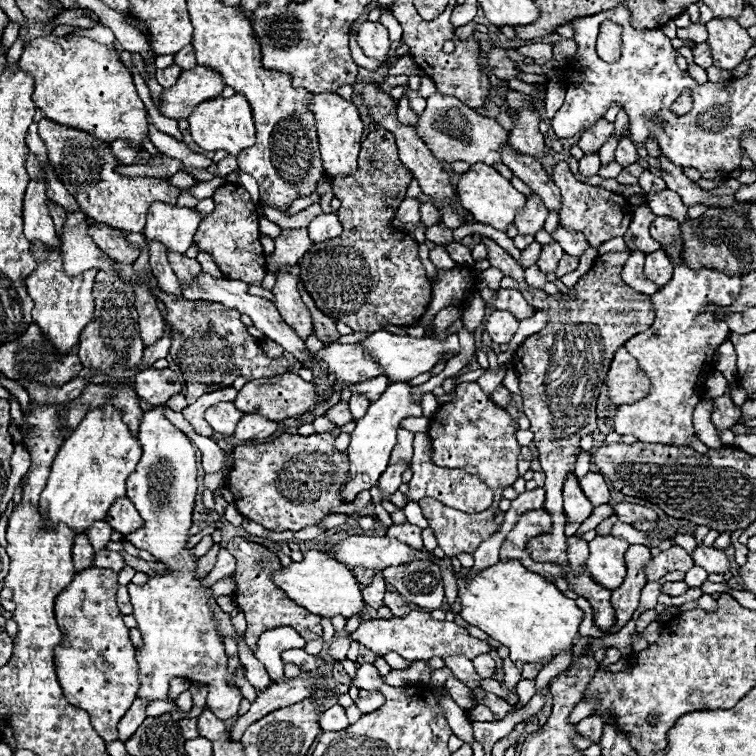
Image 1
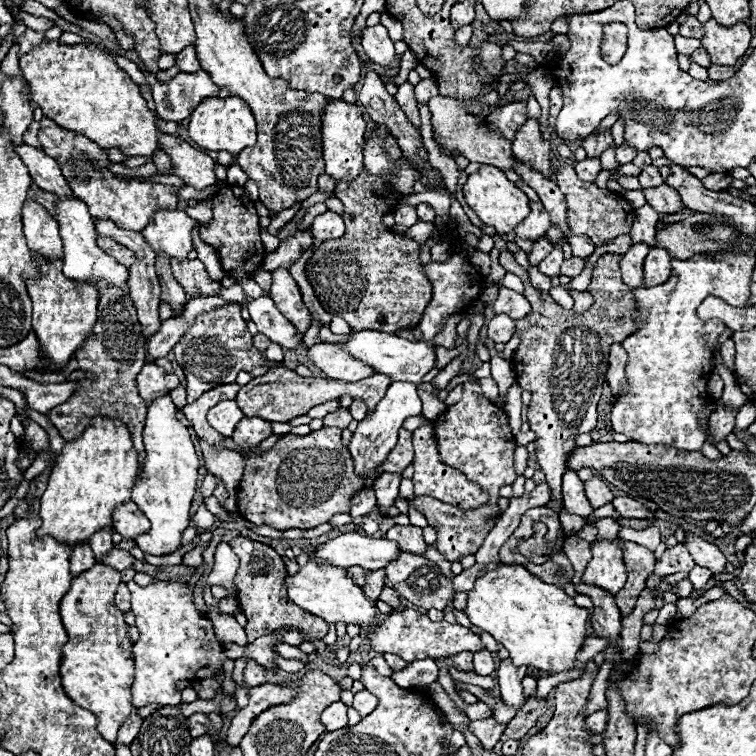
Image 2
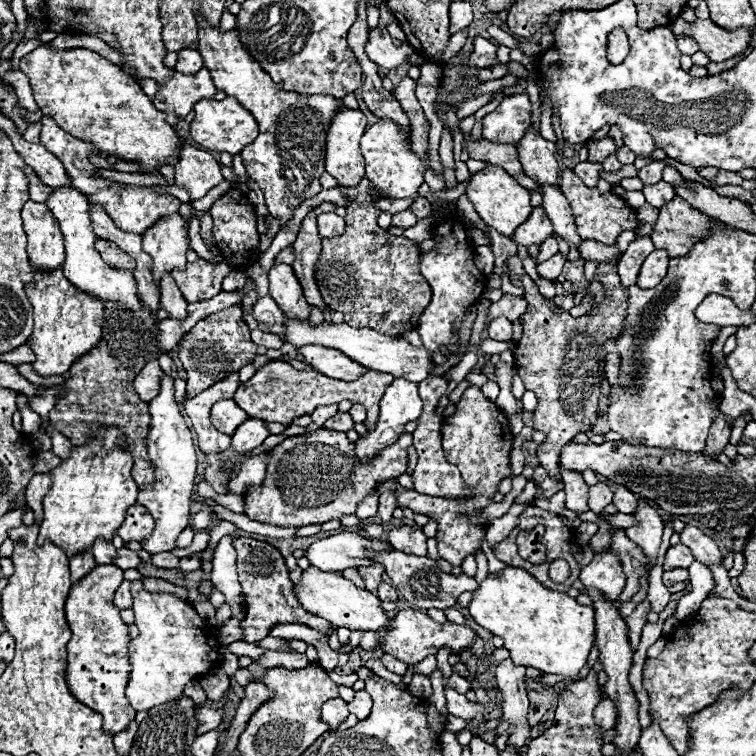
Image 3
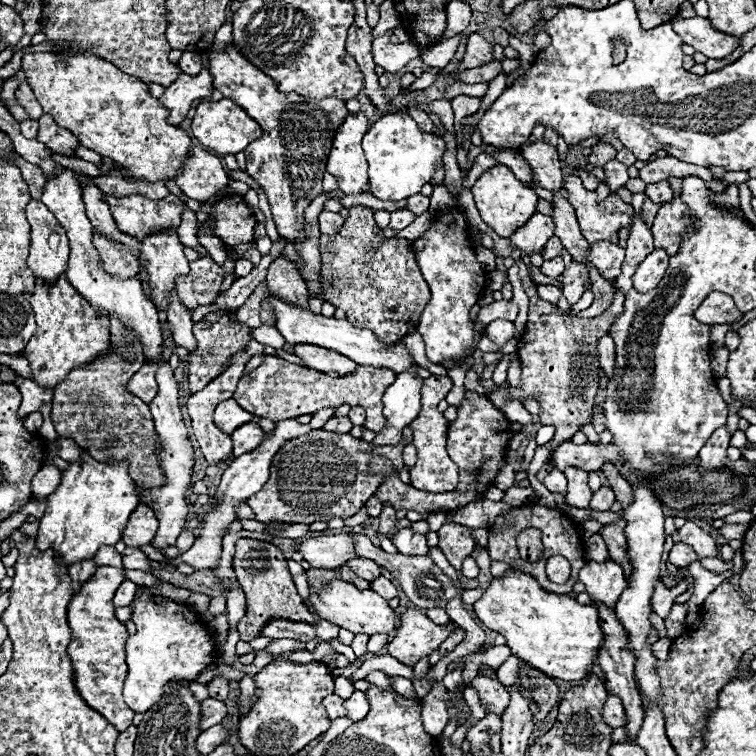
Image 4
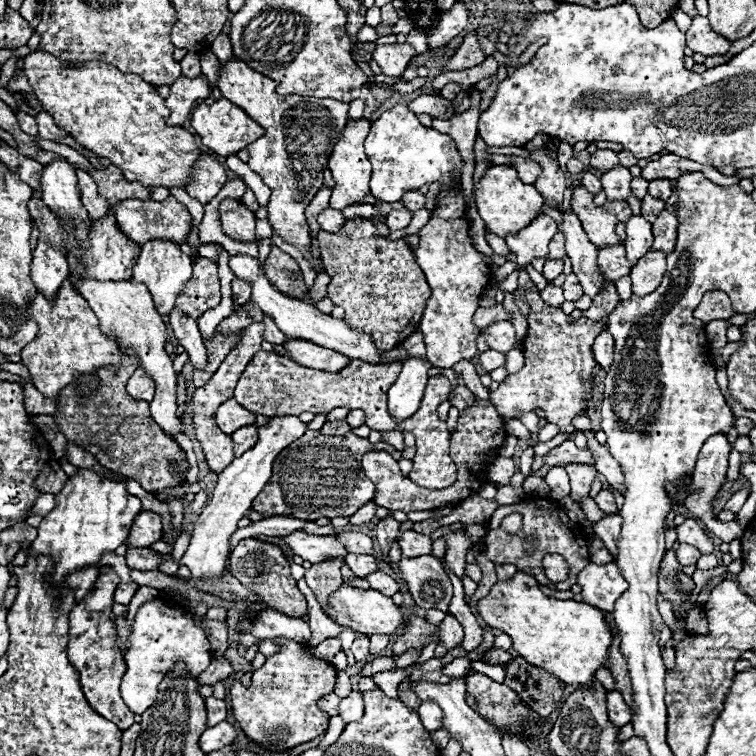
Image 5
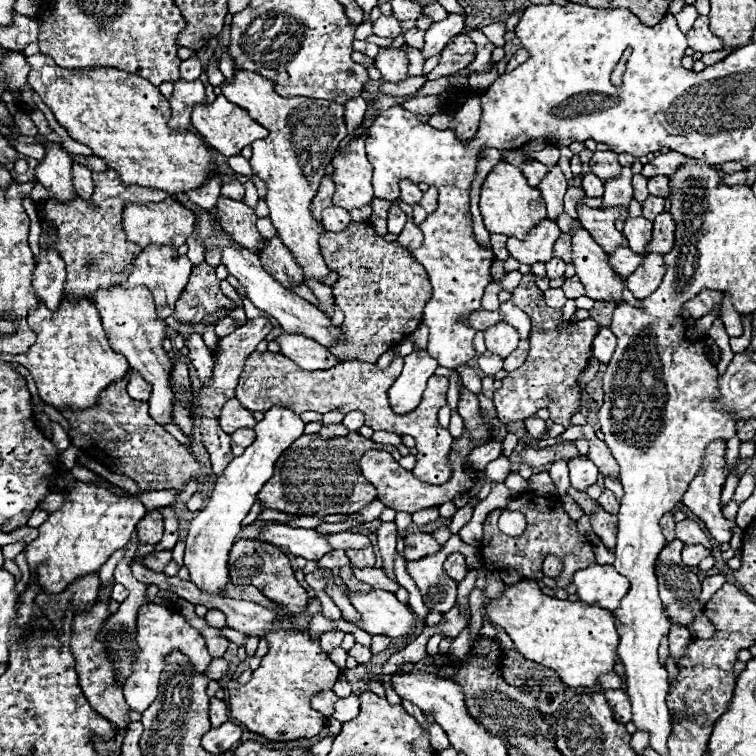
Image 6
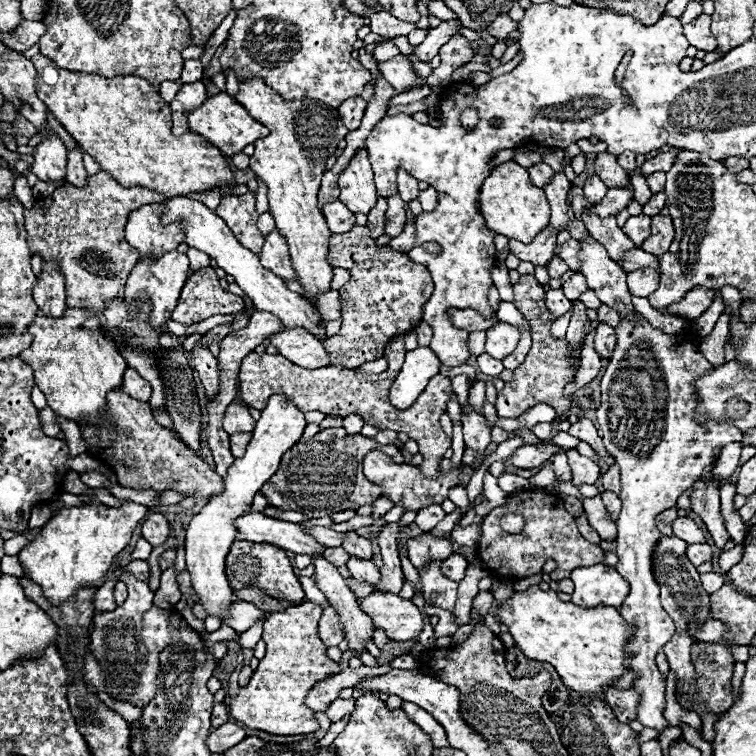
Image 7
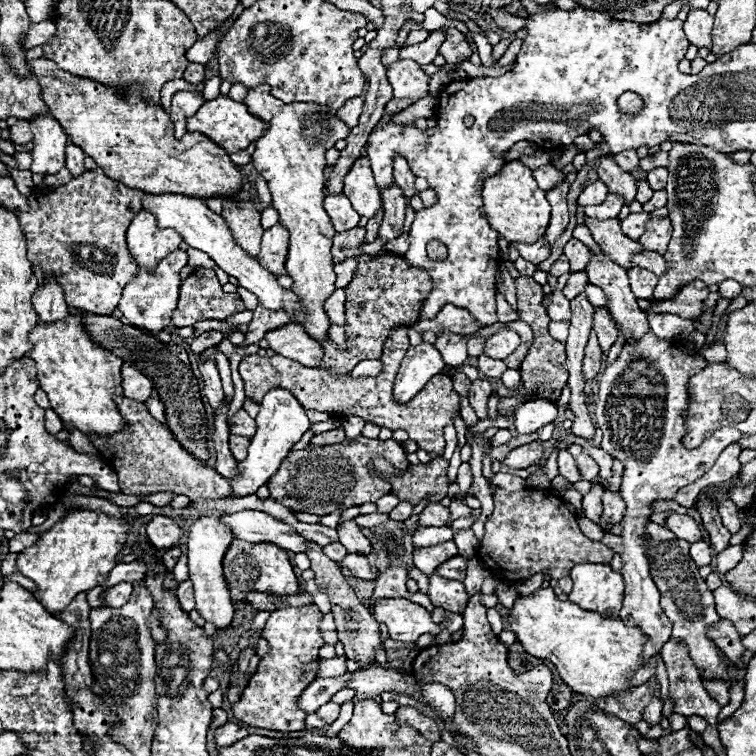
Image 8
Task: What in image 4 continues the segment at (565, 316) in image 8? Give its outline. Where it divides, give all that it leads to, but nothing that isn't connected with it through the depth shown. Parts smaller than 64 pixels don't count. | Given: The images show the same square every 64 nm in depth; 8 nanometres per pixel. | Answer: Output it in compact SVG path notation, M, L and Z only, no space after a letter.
M540 284L538 286L538 296L550 304L558 304L558 300L562 298L562 290L558 286L548 286L548 284Z

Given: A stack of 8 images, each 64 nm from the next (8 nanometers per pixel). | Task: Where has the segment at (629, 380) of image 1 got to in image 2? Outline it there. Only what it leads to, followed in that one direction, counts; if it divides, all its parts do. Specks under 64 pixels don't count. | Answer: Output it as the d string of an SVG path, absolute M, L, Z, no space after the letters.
M614 344L614 348L610 348L608 372L606 372L606 378L608 378L608 384L610 384L614 396L620 396L622 388L626 386L624 366L626 366L626 352L620 348L620 344Z

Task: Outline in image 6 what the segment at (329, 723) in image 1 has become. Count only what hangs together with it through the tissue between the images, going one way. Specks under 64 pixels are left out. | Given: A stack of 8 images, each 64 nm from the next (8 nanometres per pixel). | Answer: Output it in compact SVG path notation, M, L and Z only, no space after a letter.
M324 690L324 692L318 692L312 696L310 704L316 712L322 712L324 716L330 716L334 712L334 702L338 700L338 696L334 694L334 690Z

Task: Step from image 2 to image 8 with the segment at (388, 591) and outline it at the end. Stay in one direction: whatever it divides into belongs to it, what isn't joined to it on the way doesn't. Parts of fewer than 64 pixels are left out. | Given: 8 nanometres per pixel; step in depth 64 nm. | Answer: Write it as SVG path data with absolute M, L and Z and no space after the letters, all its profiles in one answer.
M346 554L346 558L342 558L340 566L346 566L352 576L356 578L362 578L362 580L374 580L374 572L370 570L370 564L366 560L366 556L360 556L360 554Z

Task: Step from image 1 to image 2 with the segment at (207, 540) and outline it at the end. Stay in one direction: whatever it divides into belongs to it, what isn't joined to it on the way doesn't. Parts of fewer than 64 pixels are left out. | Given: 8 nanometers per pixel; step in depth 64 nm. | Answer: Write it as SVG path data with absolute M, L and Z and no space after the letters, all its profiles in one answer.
M196 548L196 550L186 552L182 558L182 564L190 566L190 568L198 568L202 564L202 552L204 552L204 548Z

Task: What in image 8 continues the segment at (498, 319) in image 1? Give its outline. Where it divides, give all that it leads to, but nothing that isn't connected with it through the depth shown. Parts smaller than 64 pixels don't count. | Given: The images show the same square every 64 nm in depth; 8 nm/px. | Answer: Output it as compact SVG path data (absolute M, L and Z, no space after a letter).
M500 330L484 344L484 354L496 360L504 360L520 346L520 336L514 330Z

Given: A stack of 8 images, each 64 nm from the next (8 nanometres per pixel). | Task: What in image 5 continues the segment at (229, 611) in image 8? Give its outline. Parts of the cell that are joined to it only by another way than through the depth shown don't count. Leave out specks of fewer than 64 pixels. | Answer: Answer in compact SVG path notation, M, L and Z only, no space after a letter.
M274 416L268 420L270 420L268 424L258 426L260 438L254 444L254 448L246 450L240 458L234 458L232 464L228 464L224 472L218 474L214 494L204 506L198 520L194 522L188 550L180 560L175 560L179 565L188 566L192 570L192 578L196 580L218 578L224 574L228 564L228 554L230 554L230 536L238 530L238 522L244 518L246 510L252 508L252 500L270 480L274 458L278 456L278 452L282 452L282 448L286 448L286 444L292 444L307 430L306 424L300 422L298 416Z

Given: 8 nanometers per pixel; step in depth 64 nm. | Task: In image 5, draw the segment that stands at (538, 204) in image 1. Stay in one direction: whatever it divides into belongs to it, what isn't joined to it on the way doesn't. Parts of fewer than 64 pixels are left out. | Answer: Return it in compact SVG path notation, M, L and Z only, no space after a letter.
M542 214L516 236L506 236L506 244L510 252L516 256L516 262L520 266L526 266L534 258L548 256L548 244L556 232L558 232L558 224L550 216Z

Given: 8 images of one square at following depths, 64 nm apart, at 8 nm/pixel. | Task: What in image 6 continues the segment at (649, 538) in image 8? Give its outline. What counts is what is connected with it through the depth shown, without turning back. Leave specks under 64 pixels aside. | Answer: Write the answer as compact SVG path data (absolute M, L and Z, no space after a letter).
M672 540L662 548L662 552L658 554L656 576L658 576L658 584L660 584L660 598L662 598L664 610L668 612L670 620L674 624L690 626L694 622L694 618L704 612L704 602L698 600L700 582L698 582L696 572L692 572L690 566L682 564L682 548L684 548L684 544L680 540Z

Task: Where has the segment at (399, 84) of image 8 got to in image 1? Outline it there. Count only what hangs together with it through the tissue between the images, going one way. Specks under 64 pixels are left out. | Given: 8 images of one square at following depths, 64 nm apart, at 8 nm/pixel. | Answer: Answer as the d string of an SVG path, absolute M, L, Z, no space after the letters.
M364 22L358 28L358 44L362 46L364 54L378 60L378 62L388 62L388 52L390 52L390 38L386 28L380 22Z

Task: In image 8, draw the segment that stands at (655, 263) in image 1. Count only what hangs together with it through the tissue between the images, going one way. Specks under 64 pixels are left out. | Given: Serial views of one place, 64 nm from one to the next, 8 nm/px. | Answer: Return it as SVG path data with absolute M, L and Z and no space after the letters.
M630 268L628 278L630 278L630 286L632 286L632 292L634 292L636 298L644 298L644 300L652 298L652 292L658 284L656 274L642 270L642 268Z

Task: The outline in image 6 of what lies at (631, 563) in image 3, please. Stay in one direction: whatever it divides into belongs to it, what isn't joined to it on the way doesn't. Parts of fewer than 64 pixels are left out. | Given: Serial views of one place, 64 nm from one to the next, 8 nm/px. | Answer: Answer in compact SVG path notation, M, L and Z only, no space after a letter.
M596 504L596 512L590 514L590 524L594 528L594 532L598 534L598 538L612 550L616 544L616 524L618 518L608 514L606 510L602 510L600 504Z

